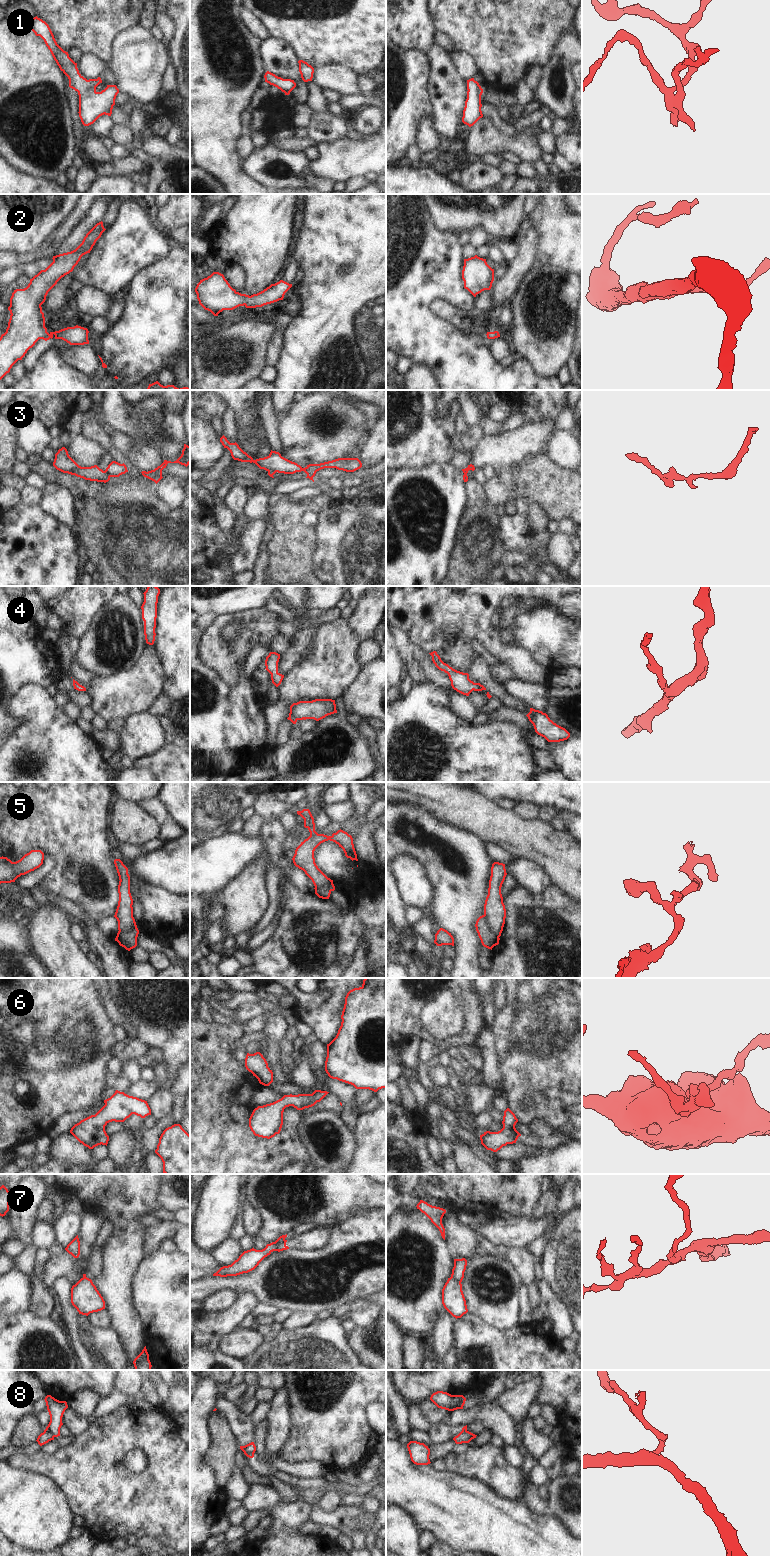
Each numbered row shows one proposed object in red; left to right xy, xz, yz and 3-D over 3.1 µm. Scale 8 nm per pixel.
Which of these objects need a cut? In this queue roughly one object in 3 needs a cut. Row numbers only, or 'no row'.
3, 5, 7, 8

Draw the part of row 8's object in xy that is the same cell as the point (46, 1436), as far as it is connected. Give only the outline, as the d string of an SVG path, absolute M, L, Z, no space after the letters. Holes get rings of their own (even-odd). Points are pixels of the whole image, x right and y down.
M44 1430L43 1433L41 1433L38 1438L37 1438L37 1442L40 1446L48 1443L49 1441L54 1440L54 1436L47 1430Z

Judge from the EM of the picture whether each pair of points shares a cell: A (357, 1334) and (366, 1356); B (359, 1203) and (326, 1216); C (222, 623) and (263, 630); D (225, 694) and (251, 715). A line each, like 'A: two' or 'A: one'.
A: one
B: one
C: one
D: one

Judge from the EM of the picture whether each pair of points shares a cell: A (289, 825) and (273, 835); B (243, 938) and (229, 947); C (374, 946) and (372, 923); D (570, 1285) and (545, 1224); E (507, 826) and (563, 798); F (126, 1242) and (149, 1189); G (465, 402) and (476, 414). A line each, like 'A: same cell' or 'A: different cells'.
A: different cells
B: same cell
C: same cell
D: different cells
E: different cells
F: same cell
G: same cell

